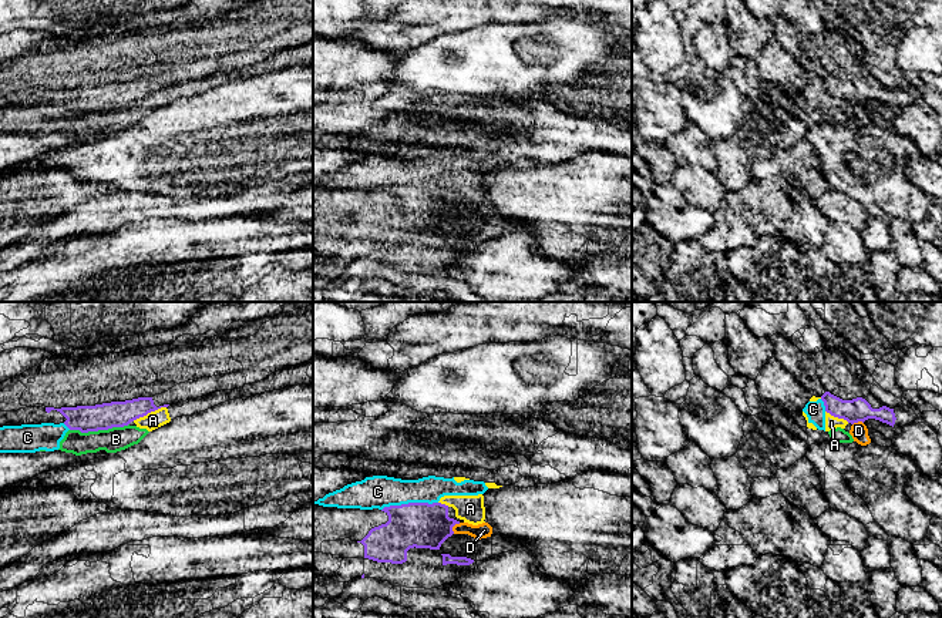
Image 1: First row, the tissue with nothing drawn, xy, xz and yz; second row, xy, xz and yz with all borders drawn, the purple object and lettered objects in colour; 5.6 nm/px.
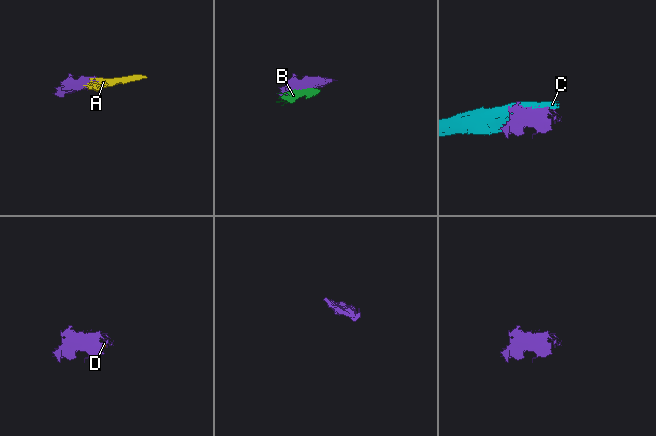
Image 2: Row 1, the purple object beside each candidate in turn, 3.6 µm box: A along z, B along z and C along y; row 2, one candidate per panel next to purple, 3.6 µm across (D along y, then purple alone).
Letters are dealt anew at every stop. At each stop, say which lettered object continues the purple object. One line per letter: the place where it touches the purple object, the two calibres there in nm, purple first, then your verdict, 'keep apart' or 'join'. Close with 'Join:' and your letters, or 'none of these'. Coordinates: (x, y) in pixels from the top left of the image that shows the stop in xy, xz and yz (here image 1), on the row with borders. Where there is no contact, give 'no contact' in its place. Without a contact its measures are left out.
A: meets purple in xy at (148, 412); 150 nm thick on the purple side, 100 nm on the other; keep apart
B: meets purple in xy at (98, 429); 150 nm thick on the purple side, 140 nm on the other; keep apart
C: meets purple in xz at (409, 503); 260 nm thick on the purple side, 190 nm on the other; keep apart
D: meets purple in xz at (453, 526); 260 nm thick on the purple side, 90 nm on the other; keep apart
Join: none of these

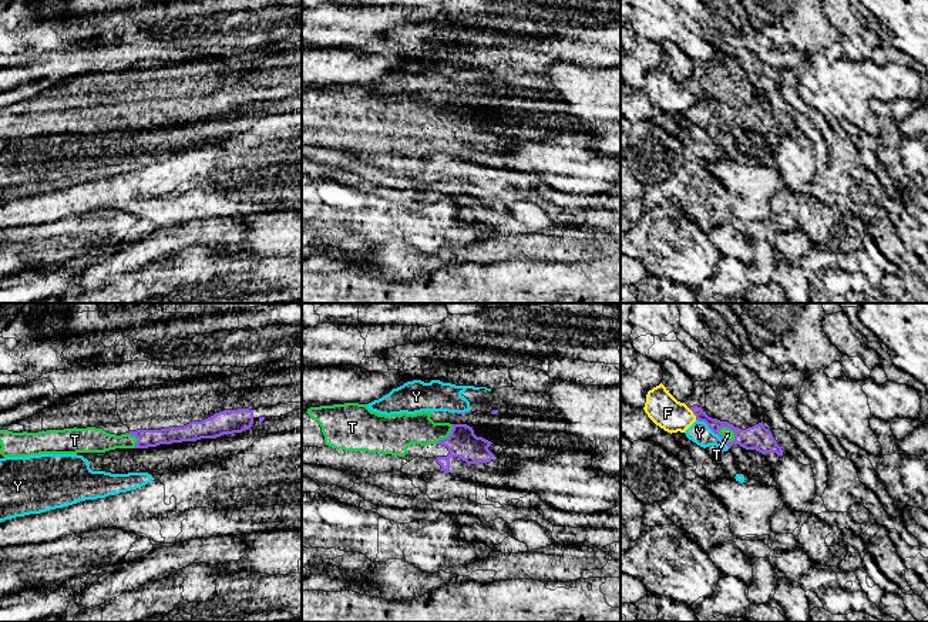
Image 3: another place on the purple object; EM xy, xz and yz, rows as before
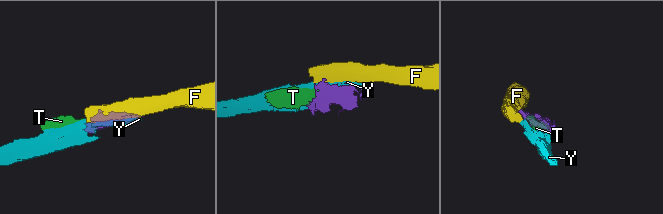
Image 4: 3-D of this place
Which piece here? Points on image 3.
F: meets purple in yz at (693, 413); 70 nm thick on the purple side, 180 nm on the other; keep apart
T: meets purple in yz at (725, 440); 140 nm thick on the purple side, 70 nm on the other; join
Y: meets purple in yz at (713, 431); 140 nm thick on the purple side, 120 nm on the other; keep apart
Join: T

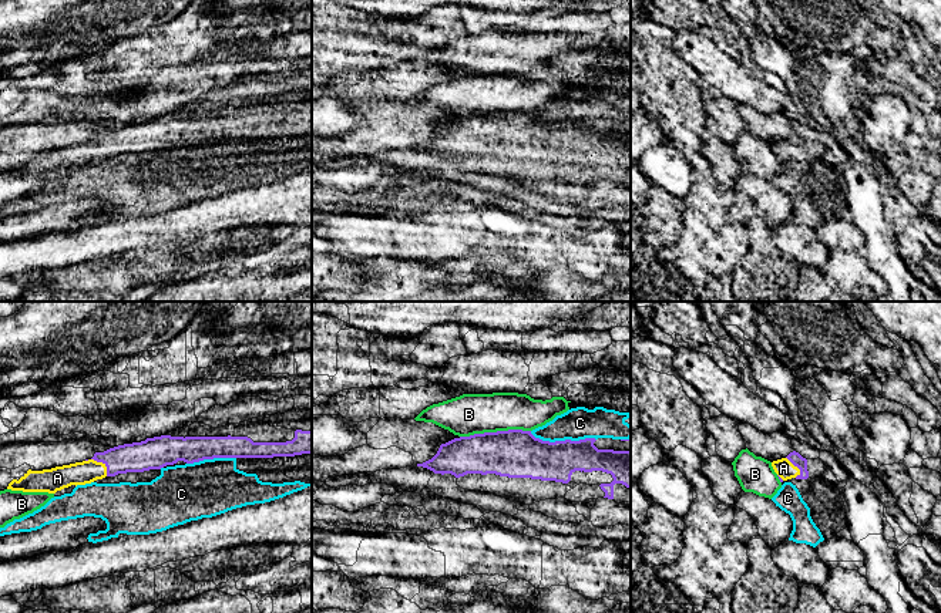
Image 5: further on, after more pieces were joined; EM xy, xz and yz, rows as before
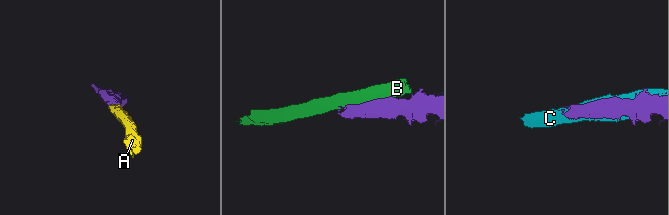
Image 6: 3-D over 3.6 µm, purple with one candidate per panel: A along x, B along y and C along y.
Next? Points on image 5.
A: meets purple in xy at (103, 462); 170 nm thick on the purple side, 130 nm on the other; join
B: meets purple in xz at (494, 433); 280 nm thick on the purple side, 240 nm on the other; keep apart
C: meets purple in xz at (563, 441); 260 nm thick on the purple side, 180 nm on the other; keep apart
Join: A

